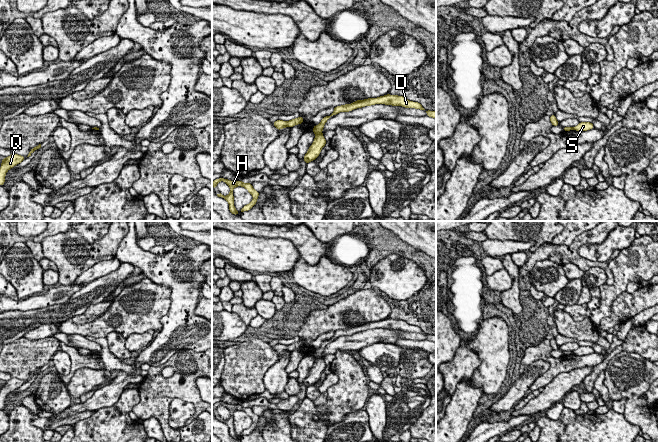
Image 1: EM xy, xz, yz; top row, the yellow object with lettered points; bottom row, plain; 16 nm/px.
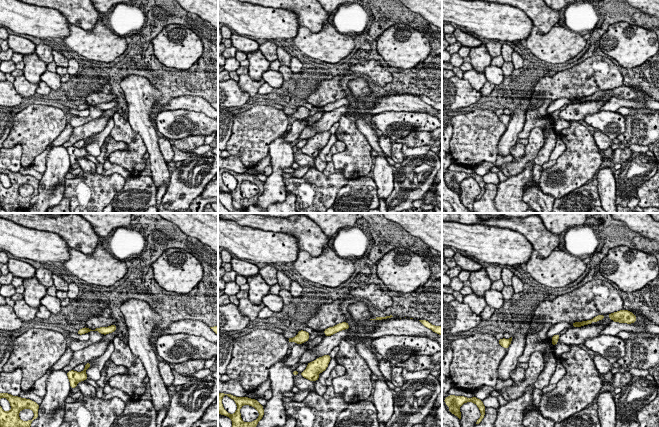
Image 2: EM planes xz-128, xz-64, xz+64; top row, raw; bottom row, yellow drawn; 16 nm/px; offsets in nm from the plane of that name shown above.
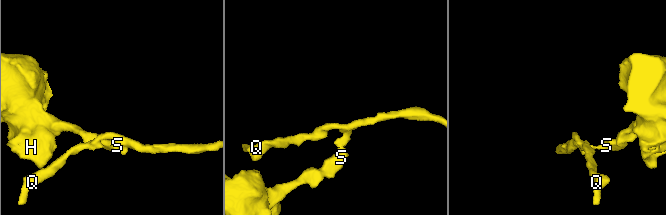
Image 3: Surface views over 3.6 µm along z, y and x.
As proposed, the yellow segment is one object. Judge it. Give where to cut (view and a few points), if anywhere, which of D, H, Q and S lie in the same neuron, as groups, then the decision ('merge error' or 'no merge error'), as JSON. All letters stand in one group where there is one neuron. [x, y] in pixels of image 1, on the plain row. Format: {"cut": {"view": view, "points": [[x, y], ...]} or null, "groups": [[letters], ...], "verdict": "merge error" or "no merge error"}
{"cut": {"view": "xz", "points": [[316, 357], [320, 358]]}, "groups": [["D", "Q"], ["H", "S"]], "verdict": "merge error"}

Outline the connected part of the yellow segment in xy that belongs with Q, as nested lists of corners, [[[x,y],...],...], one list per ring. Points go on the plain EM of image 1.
[[[14,377],[6,382],[2,382],[2,387],[0,391],[0,410],[4,409],[5,407],[5,400],[7,395],[17,388],[21,387],[25,382],[25,380]]]

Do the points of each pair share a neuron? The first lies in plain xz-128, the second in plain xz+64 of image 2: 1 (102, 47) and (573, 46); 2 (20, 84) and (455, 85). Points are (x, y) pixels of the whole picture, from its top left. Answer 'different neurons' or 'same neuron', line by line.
1: same neuron
2: different neurons

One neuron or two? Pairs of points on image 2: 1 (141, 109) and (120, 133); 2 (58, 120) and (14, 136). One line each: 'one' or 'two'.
1: two
2: one

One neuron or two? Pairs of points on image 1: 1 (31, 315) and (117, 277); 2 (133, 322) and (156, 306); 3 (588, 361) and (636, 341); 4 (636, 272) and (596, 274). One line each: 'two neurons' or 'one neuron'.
1: one neuron
2: one neuron
3: two neurons
4: two neurons

